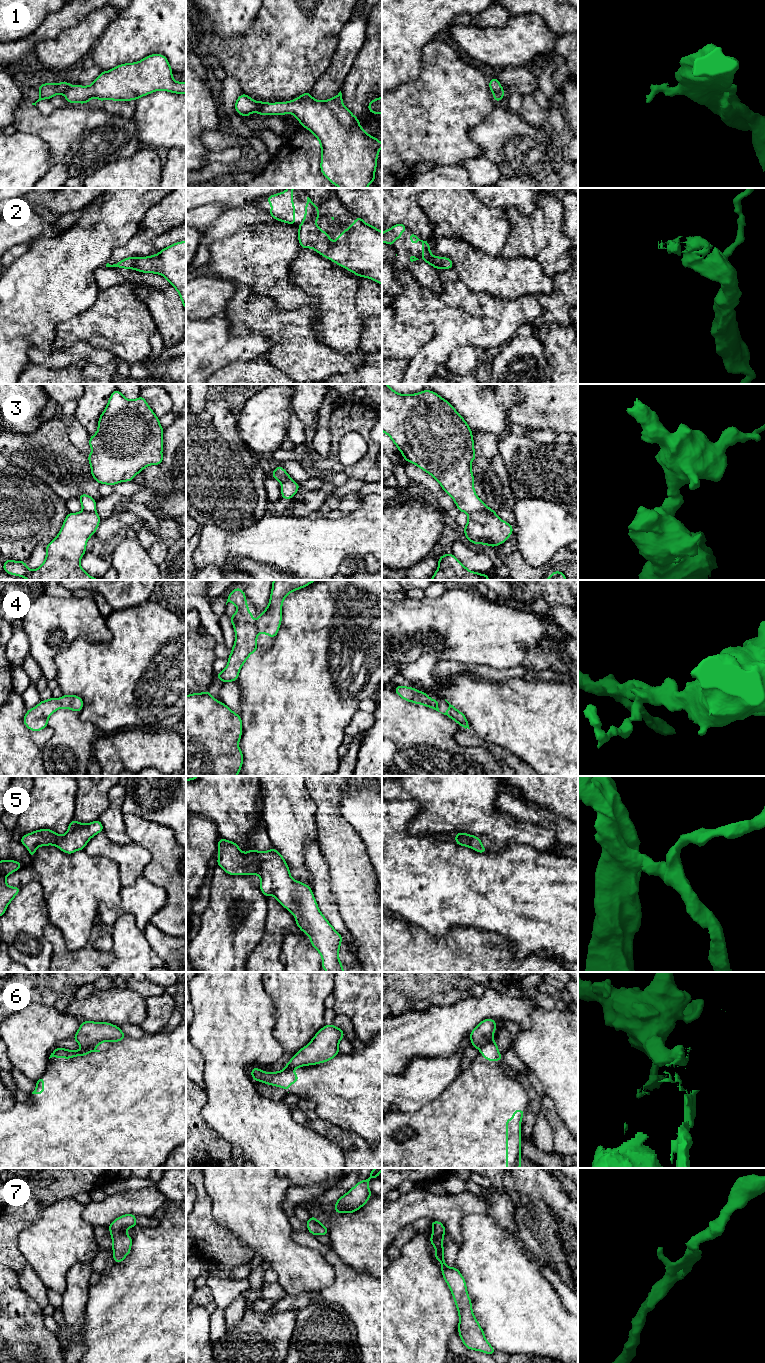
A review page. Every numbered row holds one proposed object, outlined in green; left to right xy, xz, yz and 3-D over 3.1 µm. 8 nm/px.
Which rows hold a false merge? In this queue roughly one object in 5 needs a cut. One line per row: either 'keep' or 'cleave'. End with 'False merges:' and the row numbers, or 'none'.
1: cleave
2: keep
3: cleave
4: keep
5: keep
6: cleave
7: keep
False merges: 1, 3, 6

